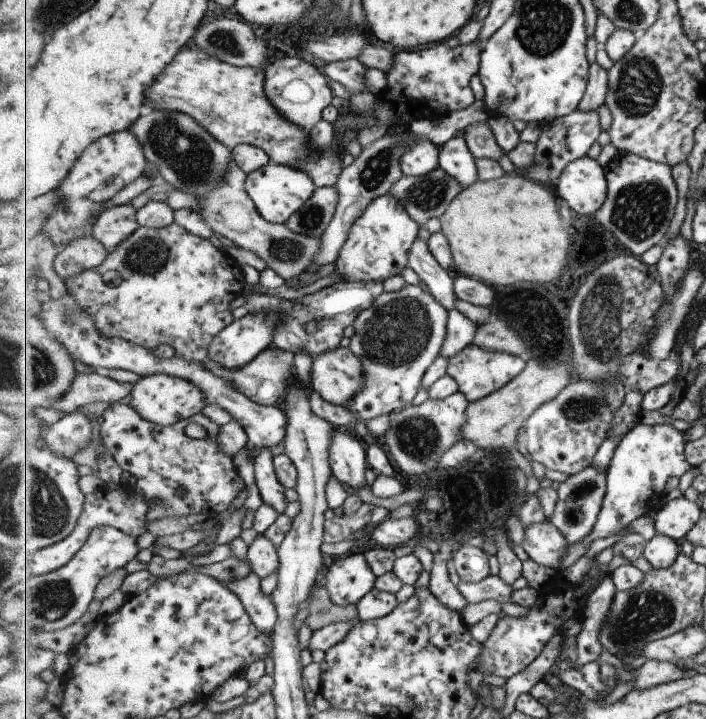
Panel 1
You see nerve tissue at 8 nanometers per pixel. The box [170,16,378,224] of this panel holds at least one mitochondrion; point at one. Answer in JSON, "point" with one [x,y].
{"point":[225,42]}

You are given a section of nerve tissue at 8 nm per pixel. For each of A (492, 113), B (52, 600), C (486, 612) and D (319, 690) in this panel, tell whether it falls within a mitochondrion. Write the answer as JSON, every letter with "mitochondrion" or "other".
{"A":"other","B":"mitochondrion","C":"other","D":"other"}

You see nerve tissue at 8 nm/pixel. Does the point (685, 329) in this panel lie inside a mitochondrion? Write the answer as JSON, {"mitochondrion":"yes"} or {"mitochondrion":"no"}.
{"mitochondrion":"no"}

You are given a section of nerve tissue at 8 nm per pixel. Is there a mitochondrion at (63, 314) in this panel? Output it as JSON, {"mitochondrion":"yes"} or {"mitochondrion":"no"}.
{"mitochondrion":"yes"}

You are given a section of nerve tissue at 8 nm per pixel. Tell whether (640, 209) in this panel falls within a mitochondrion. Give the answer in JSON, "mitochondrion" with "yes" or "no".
{"mitochondrion":"yes"}

